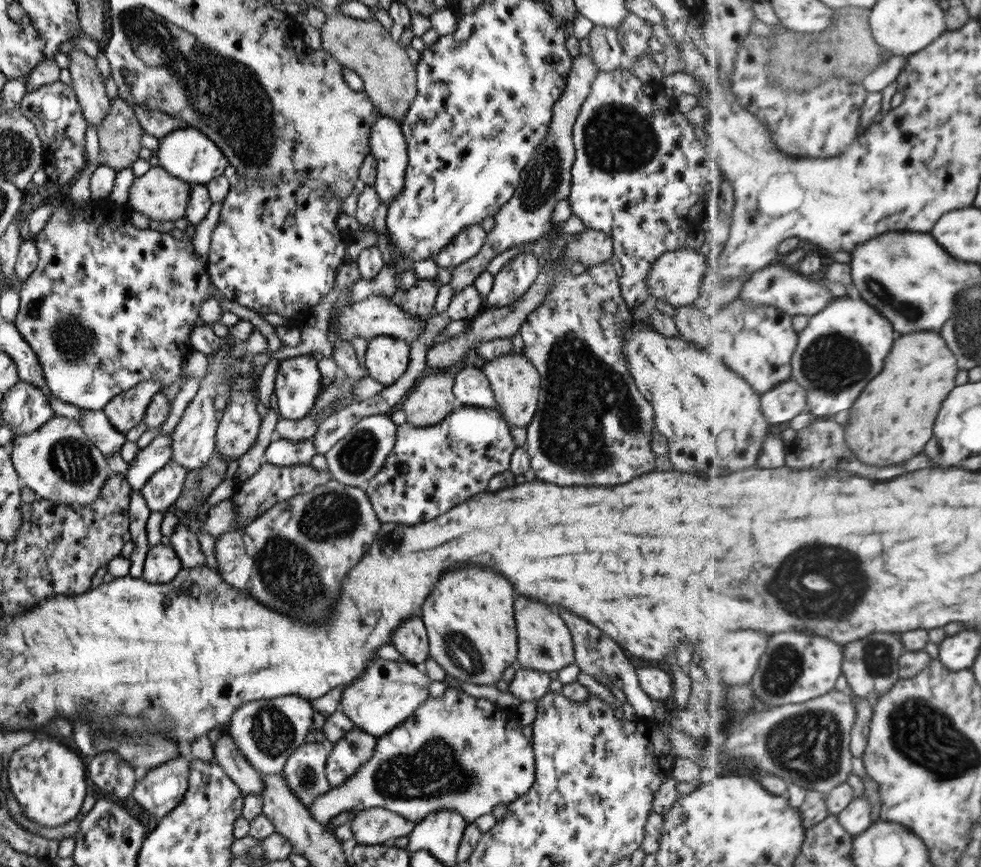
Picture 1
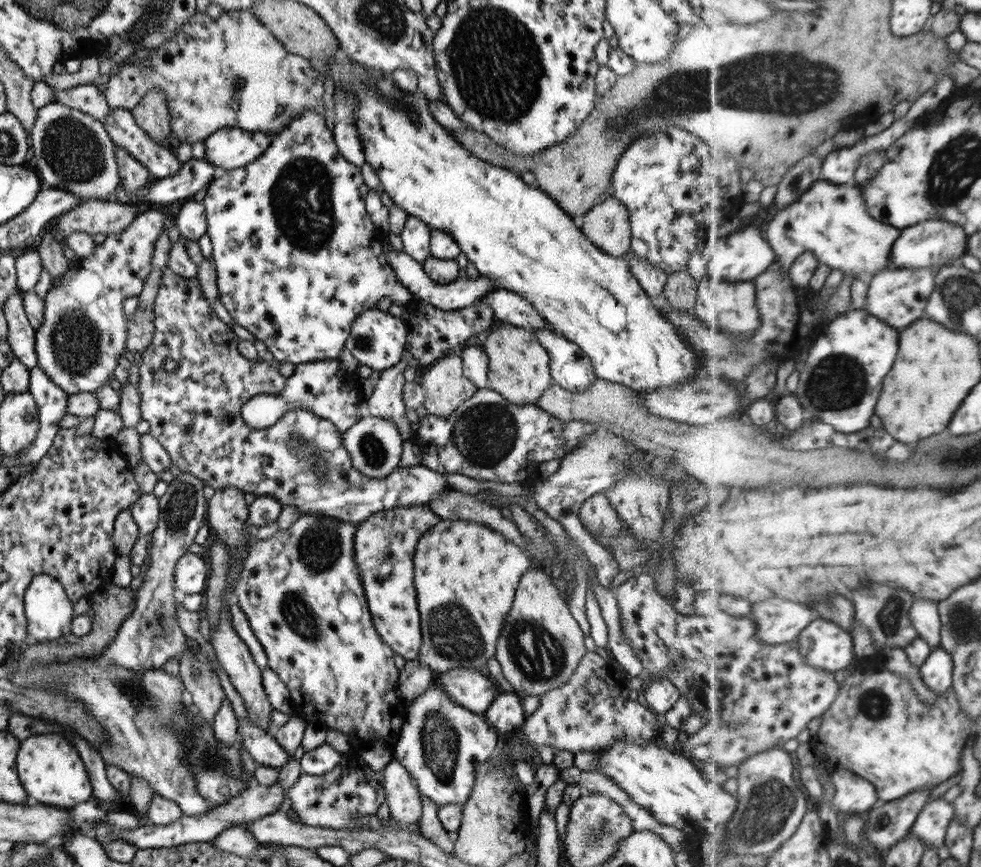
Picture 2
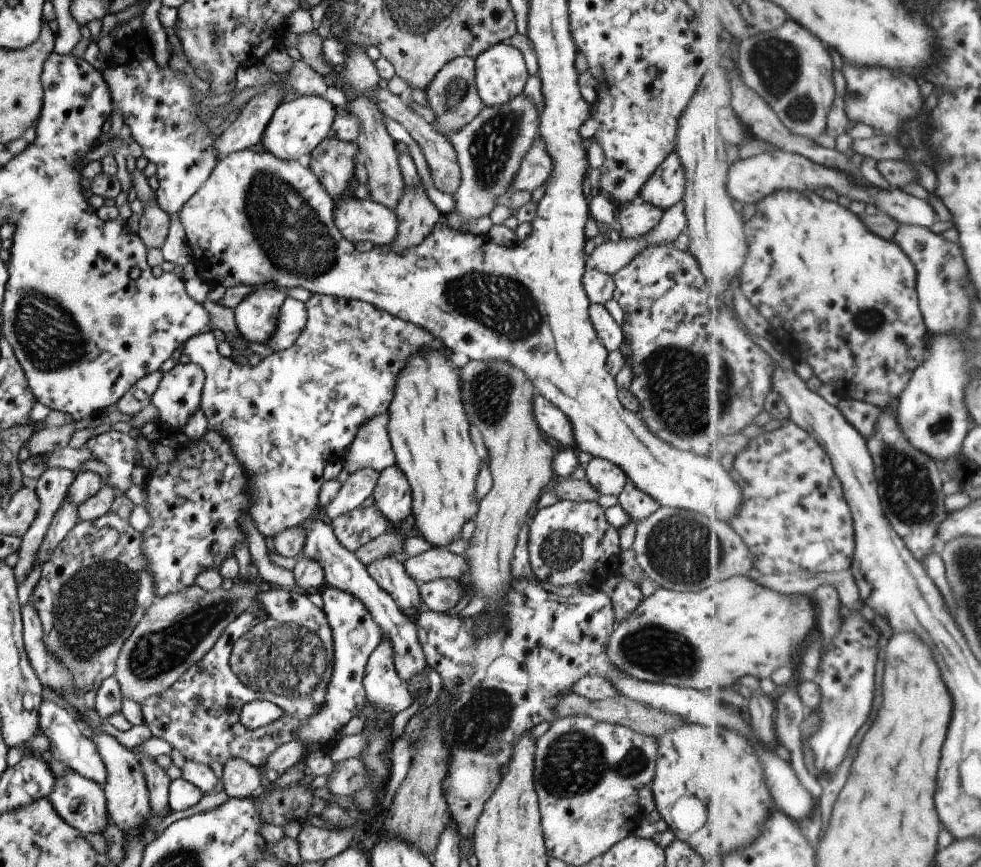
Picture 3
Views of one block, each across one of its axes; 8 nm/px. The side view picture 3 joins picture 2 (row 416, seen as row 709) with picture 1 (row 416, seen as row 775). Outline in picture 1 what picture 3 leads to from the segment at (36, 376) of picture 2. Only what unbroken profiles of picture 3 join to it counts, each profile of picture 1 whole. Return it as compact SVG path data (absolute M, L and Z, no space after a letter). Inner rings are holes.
M82 409L79 425L105 457L120 452L126 442L125 434L112 426L103 409Z

